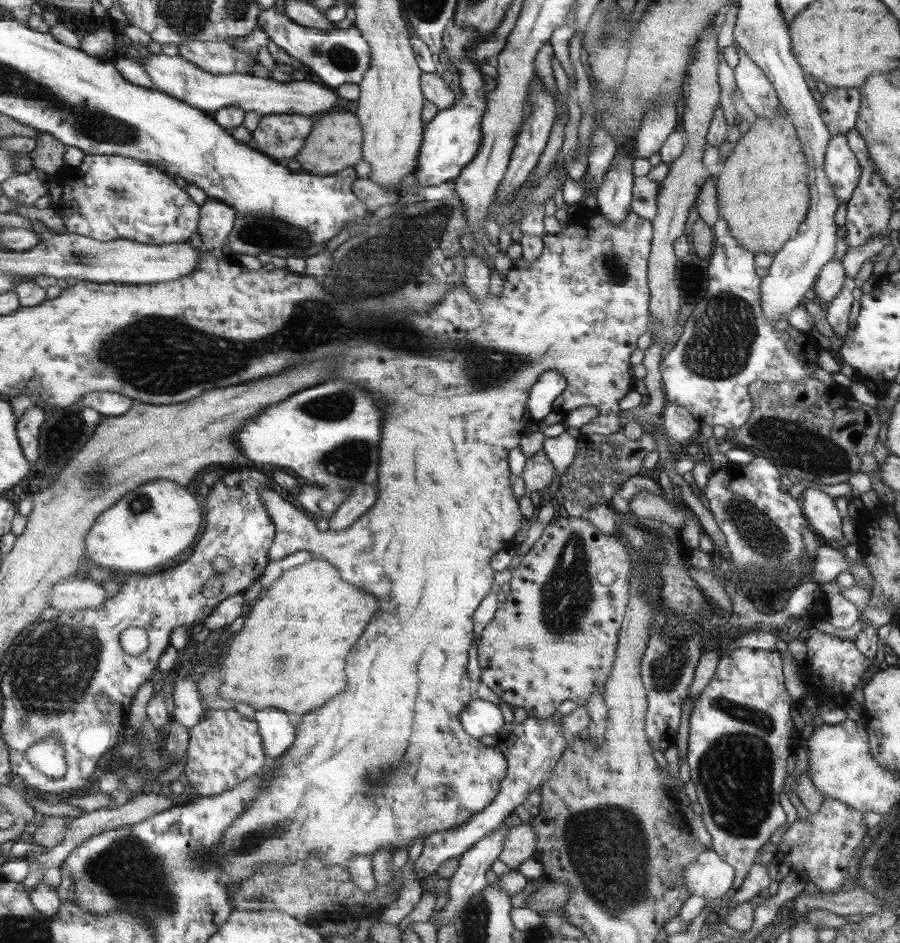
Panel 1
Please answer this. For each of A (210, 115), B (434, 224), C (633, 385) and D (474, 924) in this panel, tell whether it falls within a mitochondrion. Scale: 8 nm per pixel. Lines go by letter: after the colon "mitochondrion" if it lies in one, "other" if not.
A: other
B: mitochondrion
C: other
D: mitochondrion

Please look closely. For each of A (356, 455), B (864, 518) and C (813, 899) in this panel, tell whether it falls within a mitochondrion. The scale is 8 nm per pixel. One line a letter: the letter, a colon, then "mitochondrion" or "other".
A: mitochondrion
B: other
C: other

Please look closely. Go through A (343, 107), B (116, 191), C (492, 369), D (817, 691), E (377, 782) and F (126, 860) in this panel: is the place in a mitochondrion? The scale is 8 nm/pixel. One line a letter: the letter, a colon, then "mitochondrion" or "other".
A: other
B: mitochondrion
C: mitochondrion
D: other
E: mitochondrion
F: mitochondrion

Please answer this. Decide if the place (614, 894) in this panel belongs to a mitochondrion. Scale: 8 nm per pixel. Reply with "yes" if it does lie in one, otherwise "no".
yes

